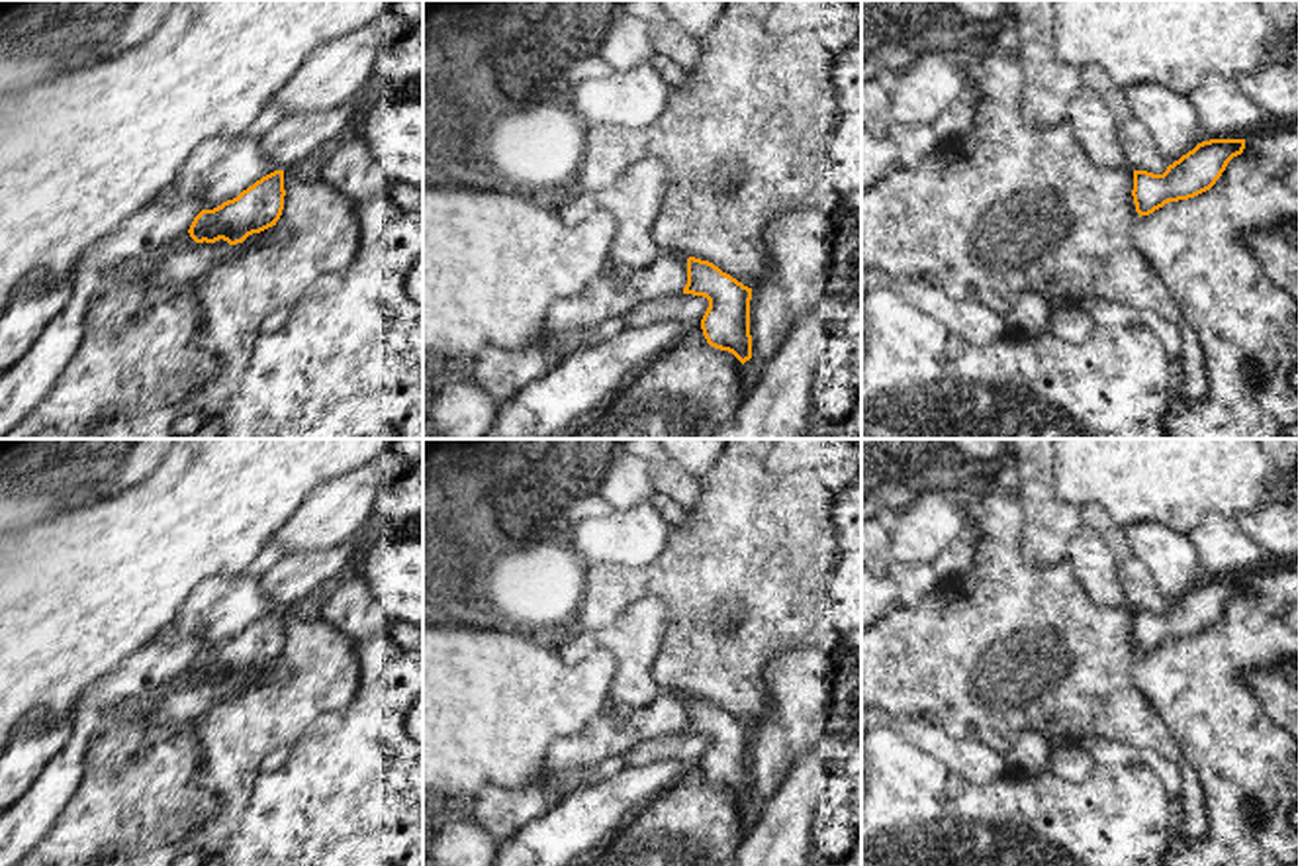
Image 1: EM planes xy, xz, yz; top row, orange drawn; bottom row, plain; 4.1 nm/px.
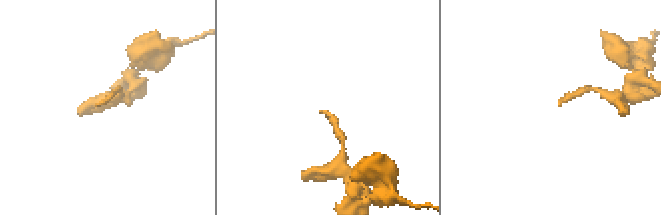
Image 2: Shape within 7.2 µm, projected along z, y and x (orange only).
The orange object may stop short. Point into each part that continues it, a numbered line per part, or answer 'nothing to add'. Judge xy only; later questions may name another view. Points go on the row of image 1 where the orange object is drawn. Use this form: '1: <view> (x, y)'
1: xy (188, 265)

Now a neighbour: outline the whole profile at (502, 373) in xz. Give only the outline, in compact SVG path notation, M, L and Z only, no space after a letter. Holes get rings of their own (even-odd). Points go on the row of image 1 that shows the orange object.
M486 347L474 359L474 382L489 392L497 402L513 398L531 382L550 370L542 347L523 349Z

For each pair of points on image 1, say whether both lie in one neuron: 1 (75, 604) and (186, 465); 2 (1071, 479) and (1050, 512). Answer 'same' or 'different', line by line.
1: same
2: different

